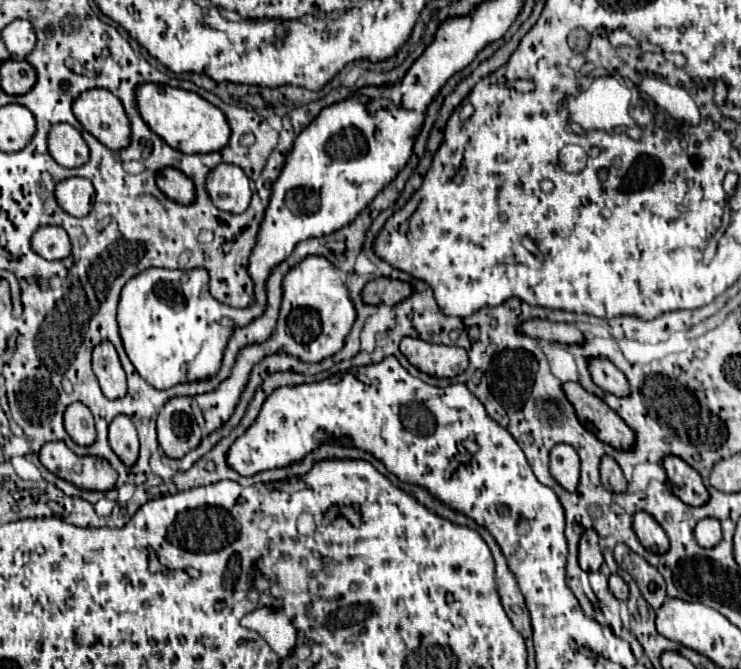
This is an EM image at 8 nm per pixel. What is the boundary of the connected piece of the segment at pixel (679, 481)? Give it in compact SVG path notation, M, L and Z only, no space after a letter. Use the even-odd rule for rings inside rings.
M668 455L662 465L668 473L672 493L676 497L680 497L686 505L692 505L692 507L700 507L708 503L708 489L702 477L698 475L698 471L694 471L688 463L684 463L674 455Z

